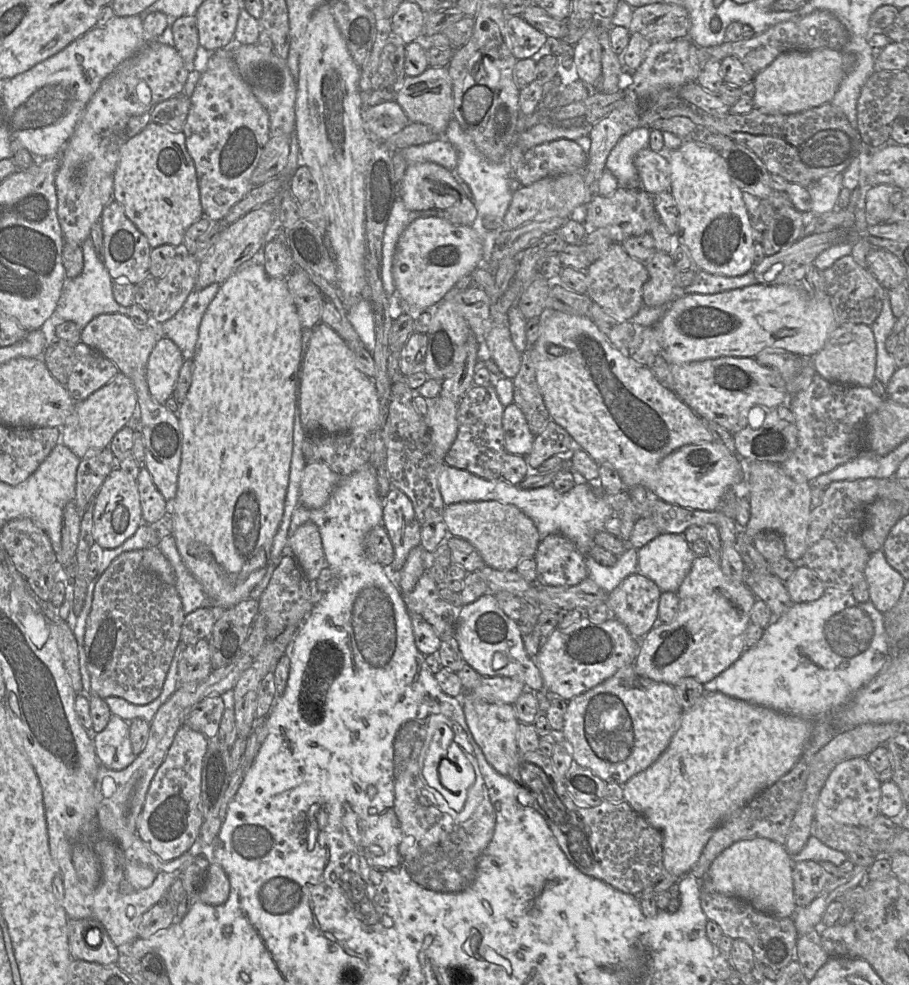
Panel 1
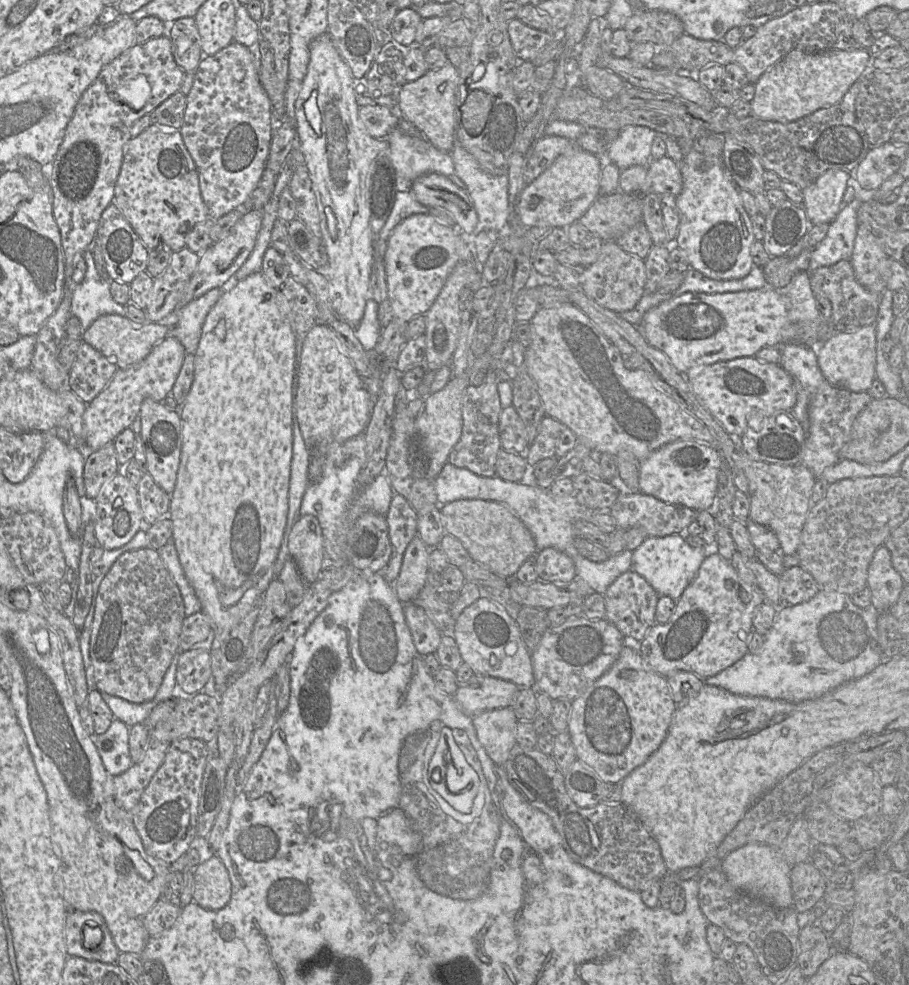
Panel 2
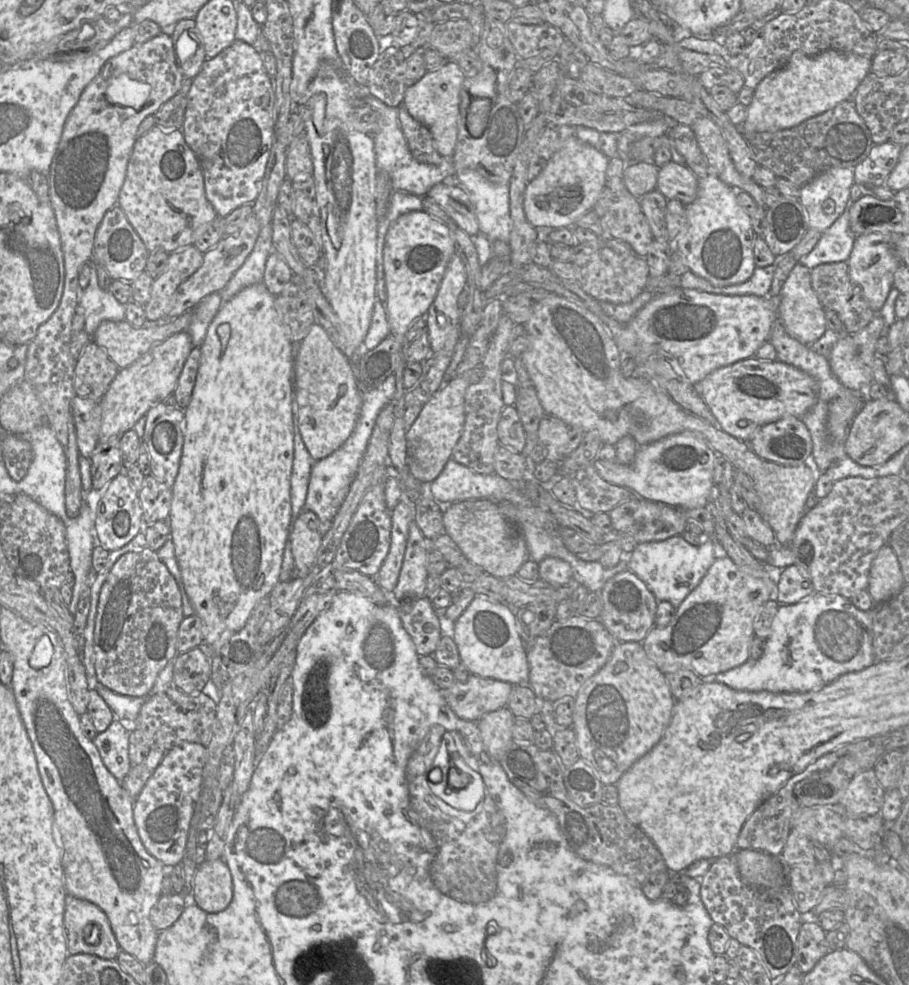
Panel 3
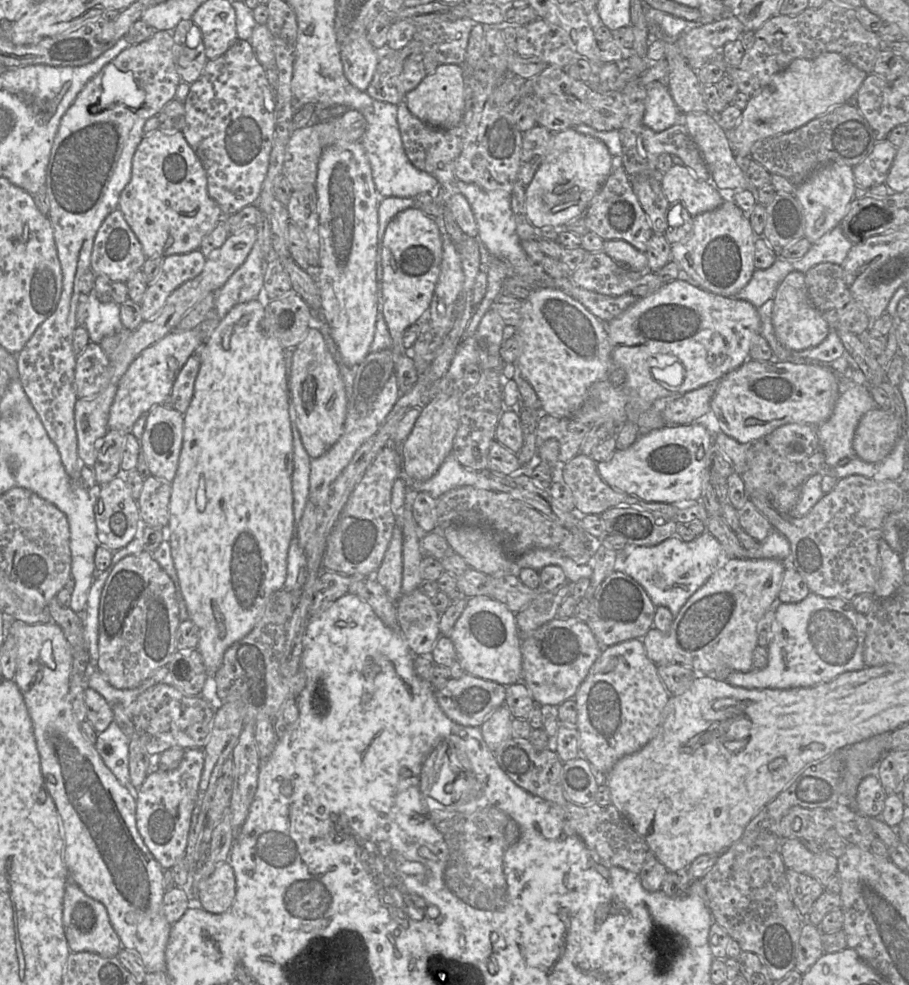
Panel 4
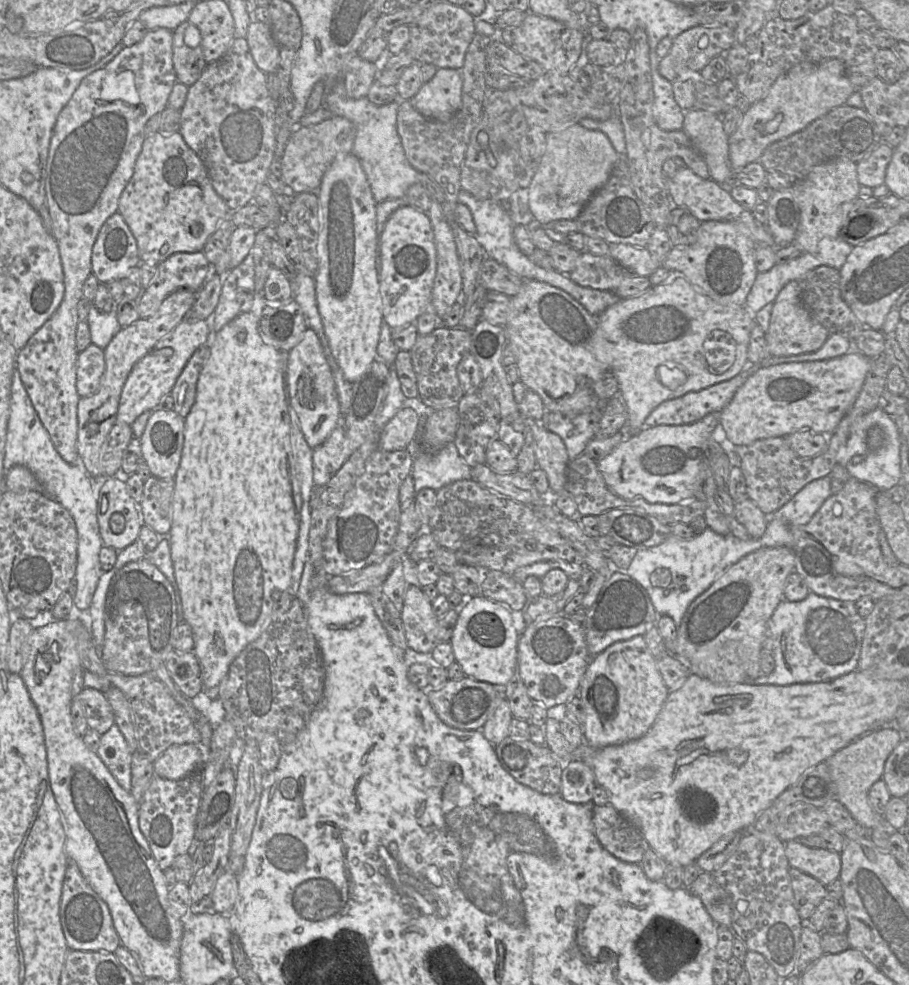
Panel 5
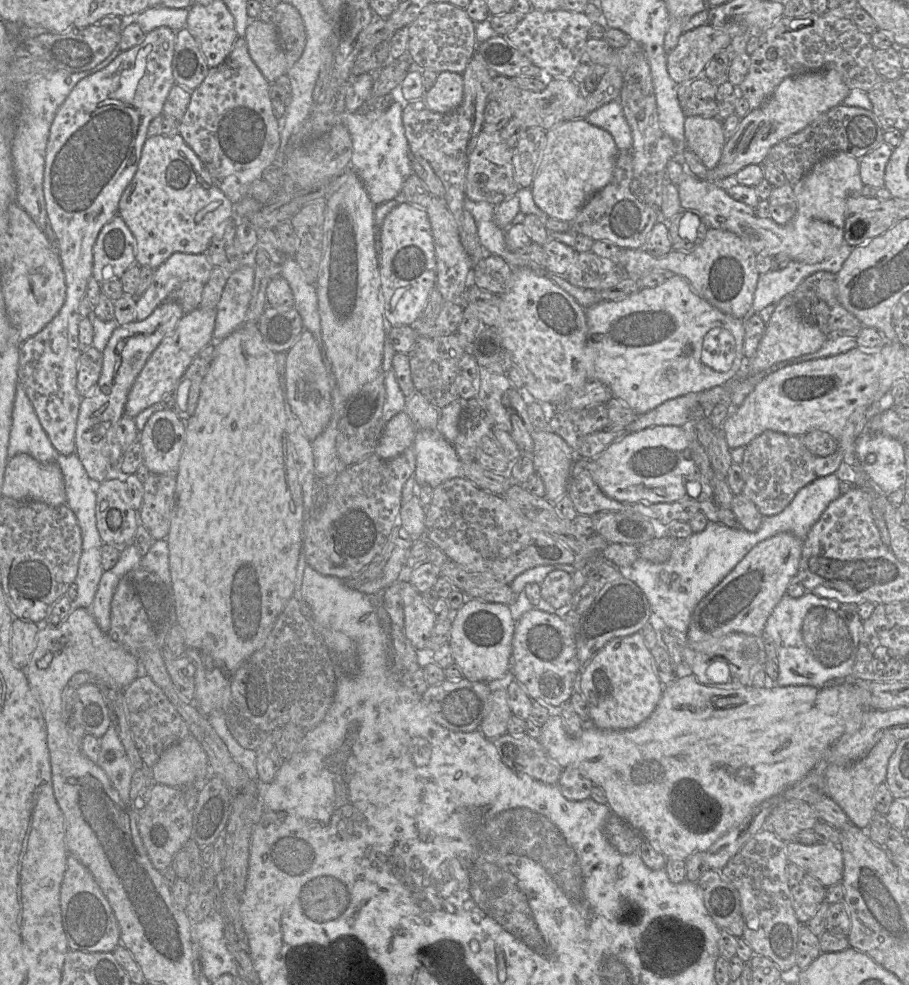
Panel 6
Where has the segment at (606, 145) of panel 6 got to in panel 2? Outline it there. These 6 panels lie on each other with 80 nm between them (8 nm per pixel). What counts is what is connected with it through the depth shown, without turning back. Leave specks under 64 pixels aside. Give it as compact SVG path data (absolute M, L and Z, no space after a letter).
M575 142L552 165L523 189L517 214L525 226L563 227L578 222L600 195L600 174L604 160Z

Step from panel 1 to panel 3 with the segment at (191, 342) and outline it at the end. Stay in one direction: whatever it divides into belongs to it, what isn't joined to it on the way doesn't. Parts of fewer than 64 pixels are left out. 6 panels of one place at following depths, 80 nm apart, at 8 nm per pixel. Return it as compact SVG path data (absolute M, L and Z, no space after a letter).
M215 292L206 296L192 310L192 321L188 327L188 331L185 332L189 333L194 347L201 347L204 343L208 327L223 303L221 294Z

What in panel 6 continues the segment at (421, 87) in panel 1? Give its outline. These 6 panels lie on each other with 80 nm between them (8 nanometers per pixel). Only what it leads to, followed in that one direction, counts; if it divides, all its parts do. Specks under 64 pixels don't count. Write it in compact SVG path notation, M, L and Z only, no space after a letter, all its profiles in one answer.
M440 72L434 85L426 91L423 100L427 107L437 113L455 110L463 100L463 78L455 72Z

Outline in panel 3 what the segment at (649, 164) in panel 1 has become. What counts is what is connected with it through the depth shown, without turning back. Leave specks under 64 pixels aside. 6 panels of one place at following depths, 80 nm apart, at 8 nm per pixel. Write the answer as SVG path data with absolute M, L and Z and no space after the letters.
M672 160L659 168L656 188L667 200L677 199L685 206L697 196L698 178L686 166Z

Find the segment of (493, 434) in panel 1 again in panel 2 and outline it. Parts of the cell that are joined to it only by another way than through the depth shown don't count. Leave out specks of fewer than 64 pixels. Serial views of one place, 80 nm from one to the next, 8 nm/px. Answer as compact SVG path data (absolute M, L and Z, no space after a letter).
M487 371L479 386L469 385L463 394L461 436L452 448L448 462L456 467L470 470L476 475L493 477L496 475L496 459L501 449L499 420L502 406L497 389L498 377L494 371Z

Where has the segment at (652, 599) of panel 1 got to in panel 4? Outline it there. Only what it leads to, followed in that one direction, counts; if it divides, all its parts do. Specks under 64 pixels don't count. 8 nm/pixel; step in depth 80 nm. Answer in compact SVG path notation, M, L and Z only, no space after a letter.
M613 571L601 583L591 598L590 614L586 620L602 648L629 640L642 639L653 626L656 606L645 589L624 571Z

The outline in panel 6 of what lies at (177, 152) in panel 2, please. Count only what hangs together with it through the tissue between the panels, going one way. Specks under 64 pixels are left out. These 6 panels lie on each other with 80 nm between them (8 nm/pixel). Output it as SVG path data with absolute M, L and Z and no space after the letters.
M158 134L148 137L143 145L137 171L119 200L118 215L136 240L136 264L156 269L173 253L206 253L222 226L234 217L234 204L213 183L207 169L179 134Z

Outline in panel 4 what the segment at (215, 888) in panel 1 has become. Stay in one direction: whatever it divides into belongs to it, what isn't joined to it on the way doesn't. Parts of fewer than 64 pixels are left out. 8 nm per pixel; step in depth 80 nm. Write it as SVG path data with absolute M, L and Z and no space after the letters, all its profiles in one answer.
M222 863L208 878L198 882L195 894L199 906L207 912L226 912L236 895L236 878L230 863Z

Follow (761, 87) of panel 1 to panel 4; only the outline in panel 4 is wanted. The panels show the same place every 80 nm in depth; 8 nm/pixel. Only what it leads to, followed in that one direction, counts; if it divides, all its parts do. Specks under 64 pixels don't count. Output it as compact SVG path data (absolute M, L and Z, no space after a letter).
M825 52L814 59L793 60L786 69L773 76L764 87L750 97L737 126L732 131L726 131L734 156L748 158L755 142L793 131L826 114L832 108L846 103L855 96L867 76L866 72L836 52Z

